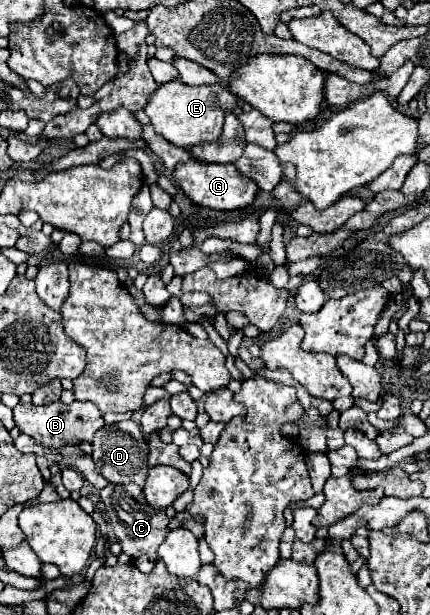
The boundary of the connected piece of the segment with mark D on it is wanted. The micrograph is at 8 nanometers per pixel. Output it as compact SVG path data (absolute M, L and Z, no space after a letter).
M128 420L128 432L120 432L116 428L104 426L100 432L96 432L92 442L92 460L100 474L112 482L112 484L128 484L134 482L142 486L146 482L148 474L148 444L146 436L140 430L140 426L132 420Z

